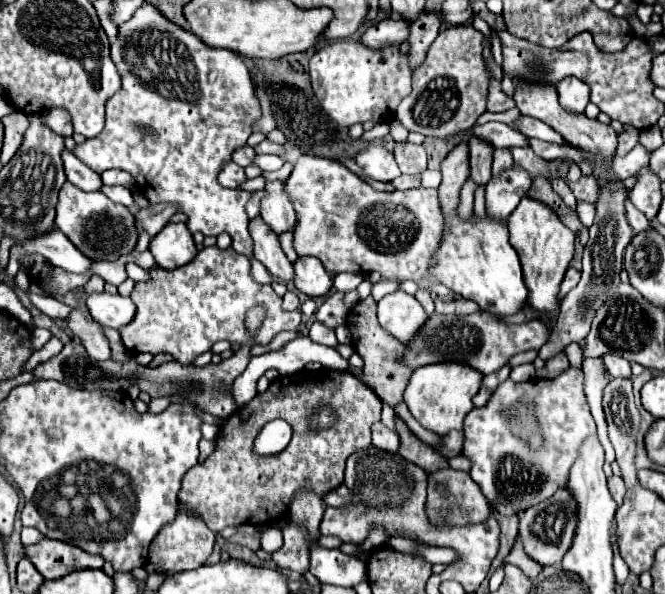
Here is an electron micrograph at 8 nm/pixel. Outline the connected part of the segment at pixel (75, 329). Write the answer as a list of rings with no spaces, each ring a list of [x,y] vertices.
[[[70,291],[70,293],[68,293],[66,297],[62,297],[60,301],[72,307],[72,313],[70,313],[70,317],[66,319],[66,323],[68,323],[68,329],[72,331],[72,335],[82,341],[86,353],[88,353],[92,359],[96,359],[96,361],[106,361],[106,359],[110,359],[110,347],[108,347],[106,337],[104,337],[102,331],[100,331],[100,325],[92,321],[92,317],[88,315],[88,311],[80,311],[80,309],[78,309],[78,303],[76,303],[74,293]]]

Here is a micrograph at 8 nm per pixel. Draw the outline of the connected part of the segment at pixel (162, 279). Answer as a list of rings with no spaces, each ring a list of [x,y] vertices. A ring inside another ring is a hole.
[[[204,247],[190,263],[174,271],[152,267],[148,273],[150,281],[136,283],[130,295],[136,305],[136,317],[124,325],[124,329],[118,329],[130,353],[170,353],[176,361],[190,365],[194,357],[210,351],[210,347],[220,339],[238,341],[242,345],[266,345],[276,333],[298,331],[300,327],[302,313],[284,311],[282,297],[278,297],[270,285],[256,283],[250,275],[250,261],[232,247],[226,251],[220,251],[218,247]],[[258,303],[268,307],[268,315],[258,335],[250,339],[244,315]]]

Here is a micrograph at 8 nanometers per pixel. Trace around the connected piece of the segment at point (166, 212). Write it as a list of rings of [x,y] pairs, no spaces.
[[[150,205],[148,209],[140,209],[136,215],[136,221],[140,227],[144,227],[152,237],[164,229],[164,225],[170,221],[170,217],[176,213],[176,205]]]

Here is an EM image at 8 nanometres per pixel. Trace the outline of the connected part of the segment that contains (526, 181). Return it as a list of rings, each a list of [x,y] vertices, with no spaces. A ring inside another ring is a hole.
[[[512,165],[498,177],[492,177],[486,185],[486,211],[492,217],[506,219],[528,193],[532,179],[520,165]]]

